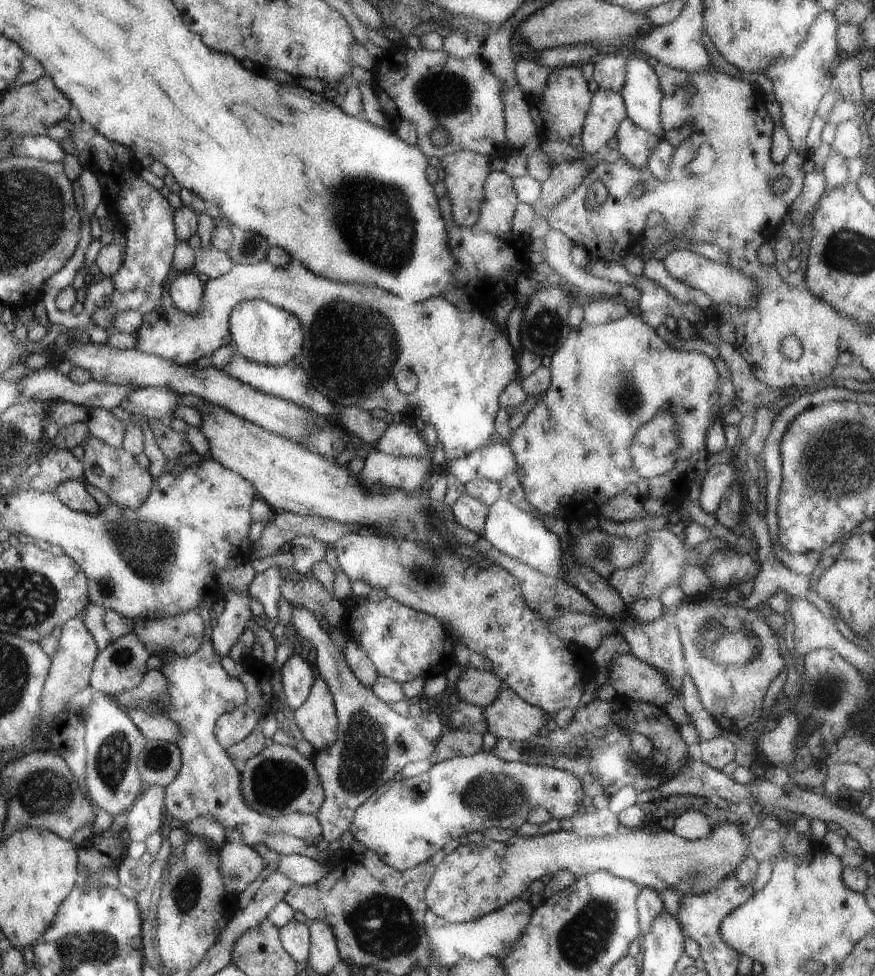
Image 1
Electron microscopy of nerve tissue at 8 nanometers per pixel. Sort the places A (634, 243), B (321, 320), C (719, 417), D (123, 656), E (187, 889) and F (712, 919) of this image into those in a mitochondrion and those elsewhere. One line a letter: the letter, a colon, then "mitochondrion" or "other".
A: other
B: mitochondrion
C: other
D: mitochondrion
E: mitochondrion
F: mitochondrion

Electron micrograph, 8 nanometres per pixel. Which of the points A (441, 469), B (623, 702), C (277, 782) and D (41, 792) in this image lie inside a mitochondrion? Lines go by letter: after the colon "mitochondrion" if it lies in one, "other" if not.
A: other
B: other
C: mitochondrion
D: mitochondrion

